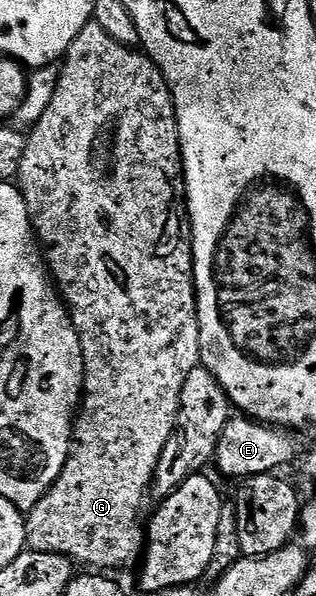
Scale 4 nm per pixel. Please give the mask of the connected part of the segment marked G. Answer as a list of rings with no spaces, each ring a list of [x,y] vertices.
[[[89,22],[81,32],[75,37],[75,41],[71,41],[68,51],[63,56],[63,62],[60,64],[61,76],[57,79],[57,88],[53,91],[53,96],[49,99],[49,104],[45,107],[45,112],[37,119],[37,124],[33,127],[33,132],[28,132],[25,147],[21,151],[21,164],[17,169],[16,186],[19,188],[23,201],[27,205],[27,213],[29,214],[29,223],[33,226],[33,234],[40,246],[43,248],[43,259],[47,264],[48,274],[51,276],[52,282],[55,284],[56,290],[59,292],[60,298],[66,307],[69,308],[69,318],[73,320],[73,328],[77,330],[77,336],[81,342],[81,358],[83,360],[83,394],[79,404],[79,410],[76,412],[73,420],[73,433],[69,445],[69,456],[63,465],[61,472],[48,491],[41,496],[39,502],[30,509],[24,516],[25,525],[25,541],[32,550],[46,551],[47,553],[55,553],[56,555],[65,555],[68,559],[76,561],[78,564],[86,563],[89,569],[109,569],[105,567],[121,567],[124,563],[129,563],[136,557],[137,553],[143,547],[143,531],[137,528],[137,510],[141,507],[141,502],[145,499],[145,490],[149,487],[149,482],[153,479],[153,470],[159,467],[161,463],[161,453],[166,450],[167,444],[172,436],[173,428],[179,419],[179,408],[181,406],[181,390],[187,381],[187,373],[191,373],[193,368],[198,366],[199,354],[201,346],[199,345],[199,331],[197,329],[197,297],[193,286],[193,244],[191,242],[190,232],[187,230],[187,208],[185,205],[185,173],[181,161],[181,138],[179,137],[179,129],[177,128],[177,114],[173,108],[173,98],[169,92],[167,81],[163,77],[161,70],[153,64],[153,60],[145,54],[144,50],[134,49],[123,45],[119,41],[115,41],[115,37],[111,37],[111,33],[107,33],[107,29],[103,29],[98,23]]]

